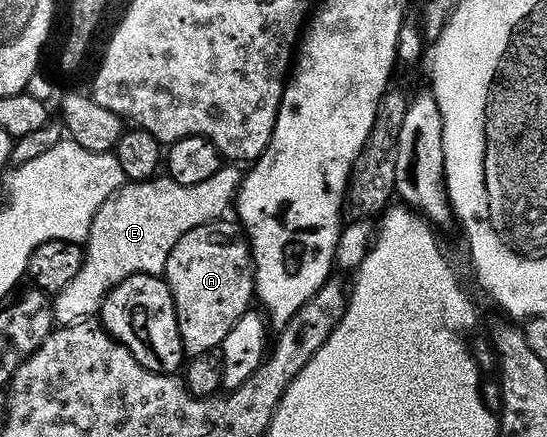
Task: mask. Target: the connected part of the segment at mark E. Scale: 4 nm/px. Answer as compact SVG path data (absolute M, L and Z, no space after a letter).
M220 166L217 174L193 186L181 186L181 182L166 174L149 180L133 180L105 198L91 223L81 268L65 290L54 293L55 324L76 324L94 317L113 286L133 274L160 275L167 265L169 250L177 246L181 234L189 234L189 230L197 226L216 223L222 217L219 215L232 207L241 179L240 169L235 168L238 167Z

